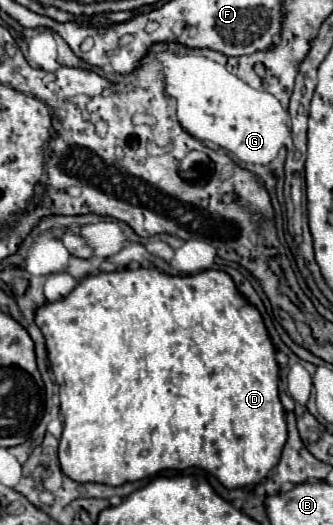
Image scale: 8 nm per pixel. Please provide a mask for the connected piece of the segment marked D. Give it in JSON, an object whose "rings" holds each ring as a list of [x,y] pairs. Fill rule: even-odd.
{"rings":[[[122,269],[114,273],[90,275],[68,297],[40,307],[36,311],[36,325],[46,337],[46,349],[56,381],[62,381],[62,387],[58,391],[60,411],[64,415],[64,433],[60,437],[60,463],[62,471],[70,479],[78,483],[94,481],[108,485],[124,485],[154,477],[162,471],[184,471],[190,467],[200,467],[212,473],[226,489],[240,489],[262,483],[268,473],[278,465],[288,433],[284,407],[278,395],[276,351],[270,343],[262,315],[238,293],[228,273],[210,269],[196,275],[170,277],[166,273],[160,273],[158,269]]]}

